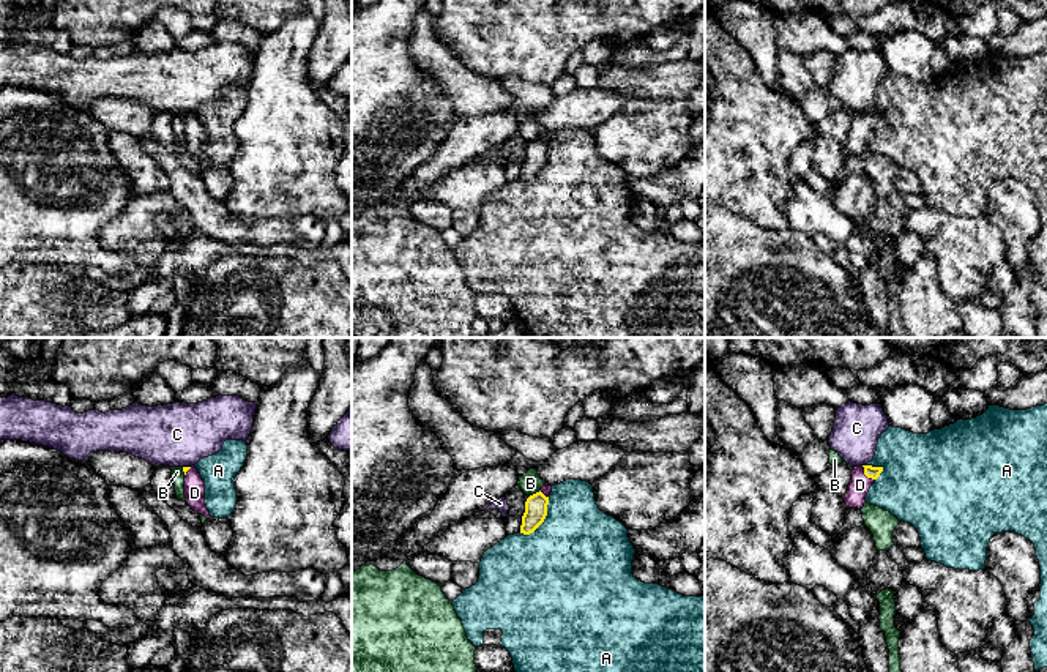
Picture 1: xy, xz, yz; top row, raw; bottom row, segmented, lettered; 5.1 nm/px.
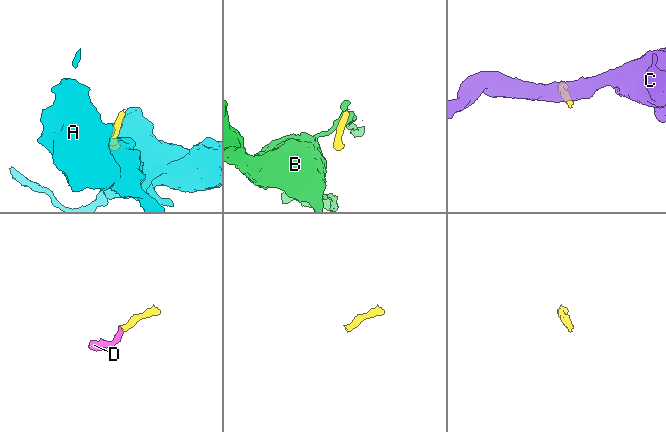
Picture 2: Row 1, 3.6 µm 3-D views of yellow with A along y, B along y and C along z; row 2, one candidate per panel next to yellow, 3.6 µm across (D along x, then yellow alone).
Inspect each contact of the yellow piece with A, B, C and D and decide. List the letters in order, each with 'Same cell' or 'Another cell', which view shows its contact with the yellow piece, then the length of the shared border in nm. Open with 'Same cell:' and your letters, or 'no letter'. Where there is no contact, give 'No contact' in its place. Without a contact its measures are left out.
Same cell: D
A: Another cell. Touches yellow in xz. Shared border 240 nm
B: Another cell. Touches yellow in xz. Shared border 70 nm
C: Another cell. Touches yellow in xy. Shared border 40 nm
D: Same cell. Touches yellow in yz. Shared border 100 nm

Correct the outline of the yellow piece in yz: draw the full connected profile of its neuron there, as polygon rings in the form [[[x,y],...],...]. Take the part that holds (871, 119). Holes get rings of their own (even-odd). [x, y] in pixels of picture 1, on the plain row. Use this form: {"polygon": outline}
{"polygon": [[[872,112],[853,114],[851,128],[844,144],[847,155],[861,156],[864,153],[866,142],[881,118],[883,114],[872,114]]]}

